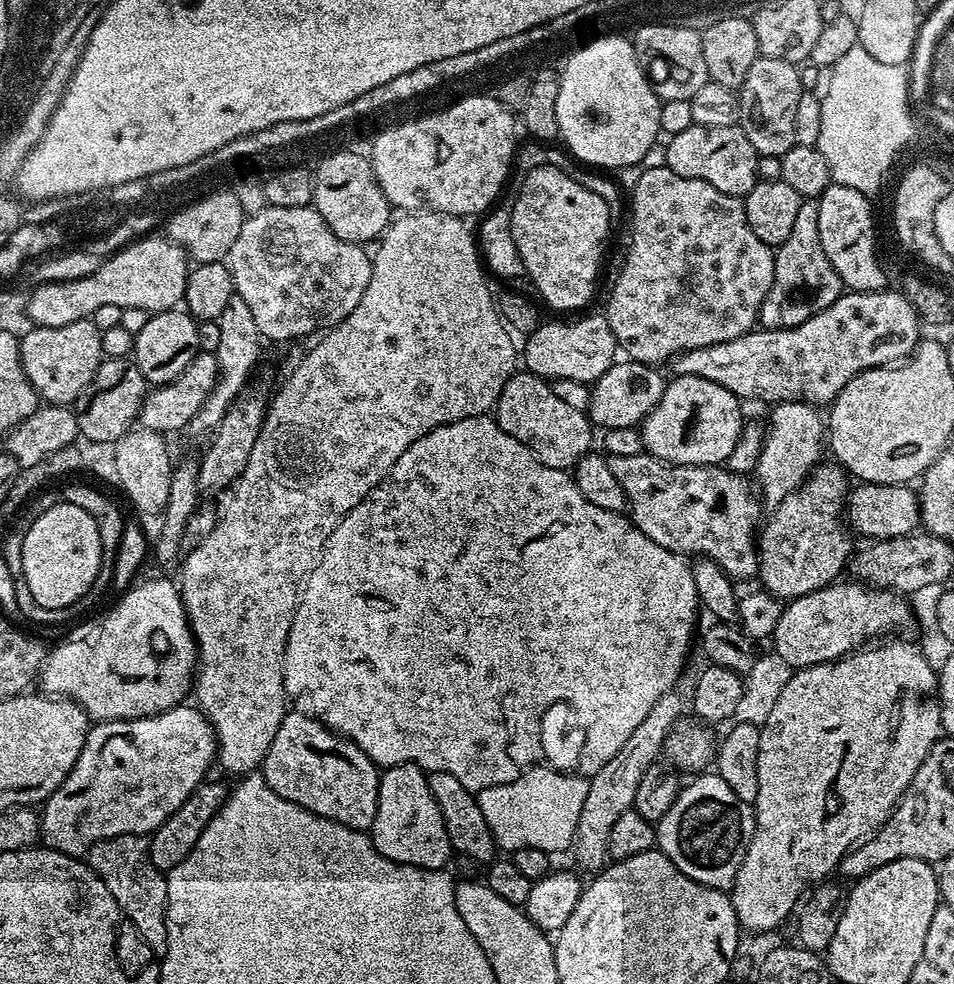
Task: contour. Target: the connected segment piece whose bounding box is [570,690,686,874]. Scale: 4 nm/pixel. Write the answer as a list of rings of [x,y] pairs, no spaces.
[[[673,690],[662,694],[662,698],[658,698],[658,702],[654,702],[654,710],[650,710],[650,714],[646,714],[644,721],[635,728],[634,734],[630,734],[630,738],[626,738],[622,750],[618,750],[618,754],[614,754],[614,758],[610,758],[610,762],[606,762],[606,766],[602,766],[602,770],[598,770],[598,774],[594,774],[588,780],[586,802],[582,802],[582,814],[578,814],[576,837],[572,839],[570,849],[571,855],[576,855],[577,866],[575,865],[575,867],[577,869],[585,868],[588,874],[595,874],[609,863],[608,843],[610,842],[610,830],[614,827],[614,822],[618,822],[618,817],[632,808],[634,794],[638,794],[638,786],[642,782],[642,774],[646,774],[646,770],[650,770],[650,766],[661,759],[662,749],[668,733],[681,719],[682,713],[680,711],[683,708],[685,711],[685,701],[684,704],[680,701],[678,693],[679,691]]]

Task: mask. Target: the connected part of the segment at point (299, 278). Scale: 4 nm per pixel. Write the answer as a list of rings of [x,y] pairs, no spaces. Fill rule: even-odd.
[[[264,206],[261,212],[256,212],[247,217],[242,226],[242,230],[238,234],[238,238],[234,238],[234,246],[230,246],[226,257],[226,263],[232,281],[236,287],[235,295],[242,302],[246,302],[246,306],[250,306],[250,310],[254,314],[254,320],[258,320],[258,316],[278,316],[280,312],[288,312],[290,308],[296,308],[298,304],[302,304],[302,296],[310,296],[310,288],[316,290],[316,274],[322,272],[322,258],[326,254],[326,248],[330,250],[332,256],[332,244],[334,244],[334,256],[338,258],[340,254],[340,246],[346,246],[346,241],[338,238],[330,230],[330,226],[326,226],[326,222],[322,218],[322,214],[318,214],[315,207],[307,206],[305,208],[275,208]]]

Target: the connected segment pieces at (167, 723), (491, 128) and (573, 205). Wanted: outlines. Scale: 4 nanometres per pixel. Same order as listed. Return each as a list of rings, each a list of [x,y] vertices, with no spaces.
[[[182,703],[146,718],[93,723],[78,762],[42,805],[43,847],[80,858],[103,840],[156,832],[205,783],[204,775],[218,756],[212,723],[199,707],[188,707]]]
[[[473,99],[467,103],[459,104],[459,107],[452,108],[452,112],[444,112],[444,116],[432,116],[432,120],[420,120],[420,124],[408,124],[408,128],[396,128],[396,132],[390,129],[378,131],[372,140],[372,152],[370,159],[372,169],[376,175],[378,186],[382,186],[382,194],[386,194],[389,205],[396,210],[416,210],[421,206],[427,206],[433,212],[445,212],[451,216],[469,218],[468,216],[479,217],[487,213],[489,209],[497,203],[498,197],[505,191],[504,183],[508,180],[508,171],[512,168],[512,155],[516,152],[516,128],[518,132],[518,120],[515,115],[508,113],[509,109],[505,106],[498,106],[492,100]]]
[[[544,164],[541,168],[530,169],[512,203],[512,232],[525,273],[536,287],[535,295],[560,312],[572,312],[575,308],[590,303],[596,292],[600,259],[604,256],[604,243],[608,240],[608,227],[611,224],[612,216],[608,213],[608,204],[598,193],[591,192],[586,185],[579,184],[560,168],[551,168]]]

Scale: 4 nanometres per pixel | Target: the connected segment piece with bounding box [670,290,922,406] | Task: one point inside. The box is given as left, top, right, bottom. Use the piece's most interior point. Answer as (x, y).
(811, 362)

